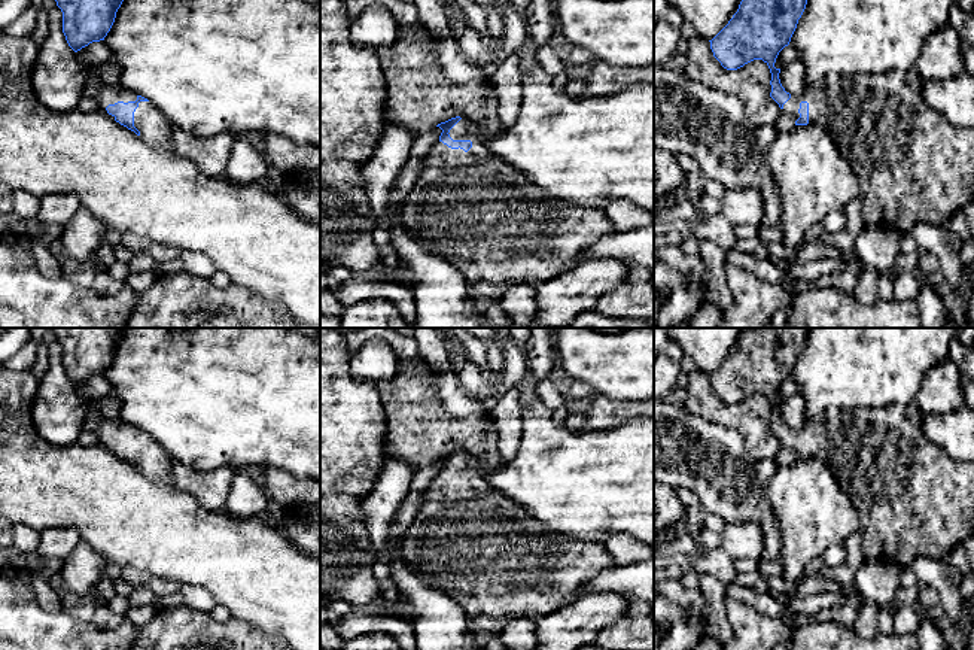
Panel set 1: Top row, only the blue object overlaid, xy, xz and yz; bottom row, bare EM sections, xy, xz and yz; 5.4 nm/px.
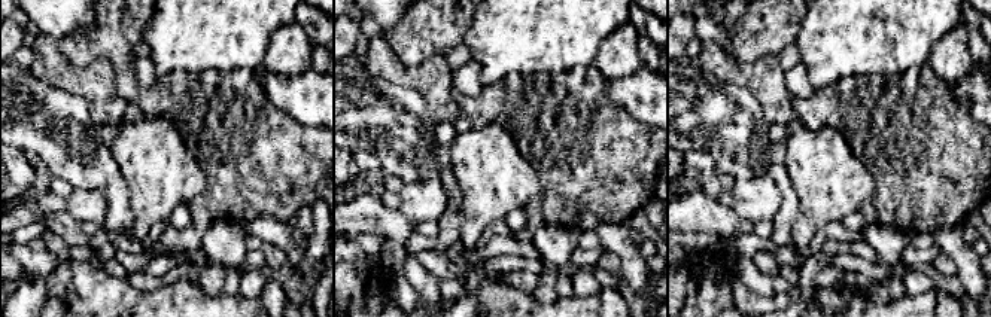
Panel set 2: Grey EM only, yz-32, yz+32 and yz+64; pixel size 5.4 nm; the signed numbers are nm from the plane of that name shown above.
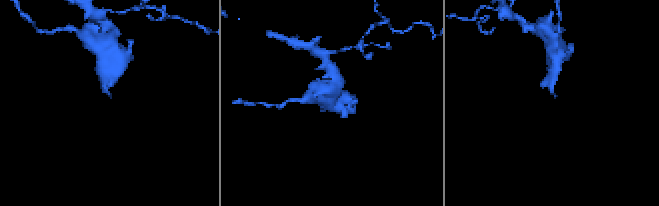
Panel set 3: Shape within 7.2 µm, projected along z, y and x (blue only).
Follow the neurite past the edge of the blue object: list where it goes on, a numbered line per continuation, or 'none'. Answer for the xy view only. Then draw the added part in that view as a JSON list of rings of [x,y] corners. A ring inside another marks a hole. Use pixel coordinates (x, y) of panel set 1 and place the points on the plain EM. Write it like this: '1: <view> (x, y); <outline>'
1: xy (103, 427); [[[89,410],[88,413],[88,419],[85,422],[85,431],[89,431],[92,434],[95,434],[100,440],[100,444],[107,447],[106,441],[109,438],[115,438],[118,435],[124,435],[124,437],[128,437],[128,435],[136,435],[137,434],[137,428],[134,428],[133,425],[128,425],[125,423],[124,420],[113,420],[104,414],[101,414],[100,411],[97,410]],[[107,447],[109,449],[109,447]],[[109,449],[112,453],[115,453],[115,450]]]

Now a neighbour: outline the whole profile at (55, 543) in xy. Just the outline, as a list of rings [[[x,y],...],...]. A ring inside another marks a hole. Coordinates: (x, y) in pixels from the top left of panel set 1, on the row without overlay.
[[[49,528],[40,532],[37,555],[40,558],[66,559],[80,543],[80,535],[76,529]]]

